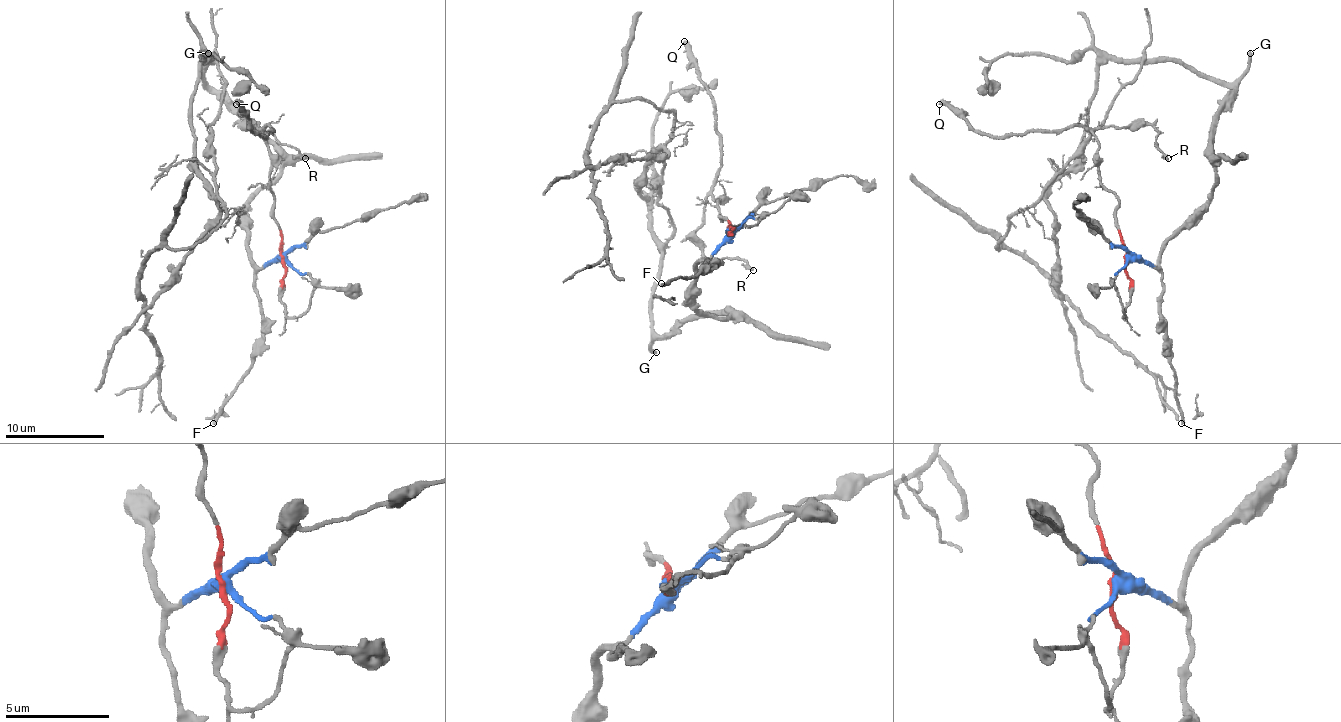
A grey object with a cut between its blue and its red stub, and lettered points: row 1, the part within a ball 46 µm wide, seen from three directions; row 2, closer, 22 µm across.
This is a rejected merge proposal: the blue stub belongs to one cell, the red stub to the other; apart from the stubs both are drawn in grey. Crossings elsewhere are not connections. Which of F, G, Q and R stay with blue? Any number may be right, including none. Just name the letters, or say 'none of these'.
F, G

